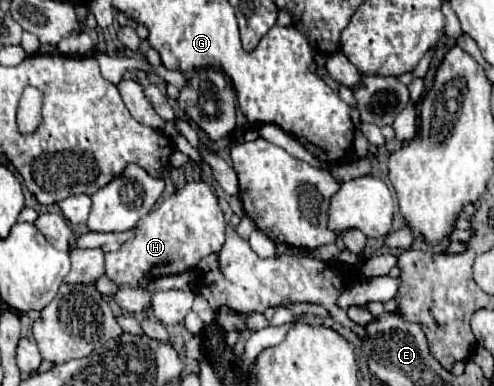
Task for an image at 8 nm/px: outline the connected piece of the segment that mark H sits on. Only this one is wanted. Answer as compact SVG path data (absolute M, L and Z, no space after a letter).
M190 181L182 189L174 191L166 199L160 201L156 209L152 209L148 215L144 215L136 227L134 227L134 237L128 239L118 251L106 253L106 275L110 277L112 283L118 285L118 291L114 293L116 303L134 315L144 315L152 307L152 295L156 293L148 285L160 277L170 277L178 273L186 273L190 269L196 269L202 257L208 257L212 253L220 253L224 245L224 213L218 205L218 197L214 195L212 187L206 181Z

